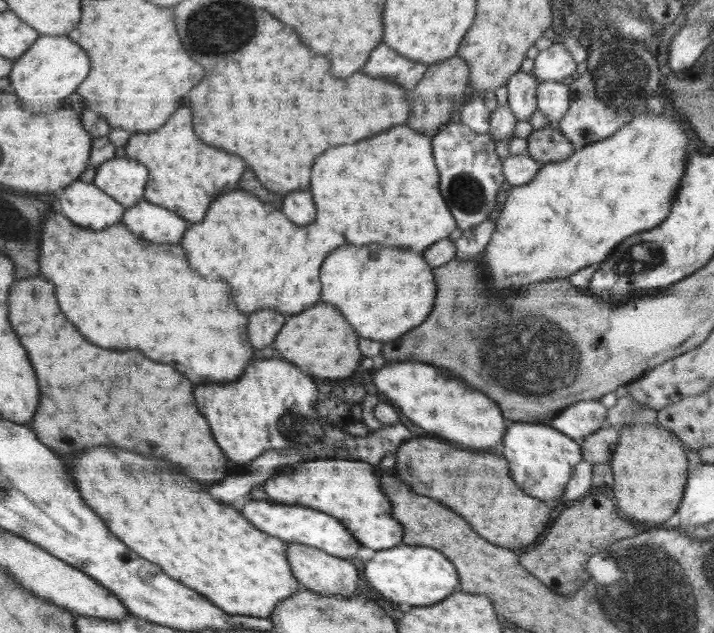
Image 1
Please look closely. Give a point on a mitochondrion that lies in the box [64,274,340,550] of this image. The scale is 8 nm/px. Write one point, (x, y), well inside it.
(294, 426)

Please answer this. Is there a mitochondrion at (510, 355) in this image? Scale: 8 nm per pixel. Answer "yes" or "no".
yes

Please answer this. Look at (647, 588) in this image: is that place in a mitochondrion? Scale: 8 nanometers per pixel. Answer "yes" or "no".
yes

